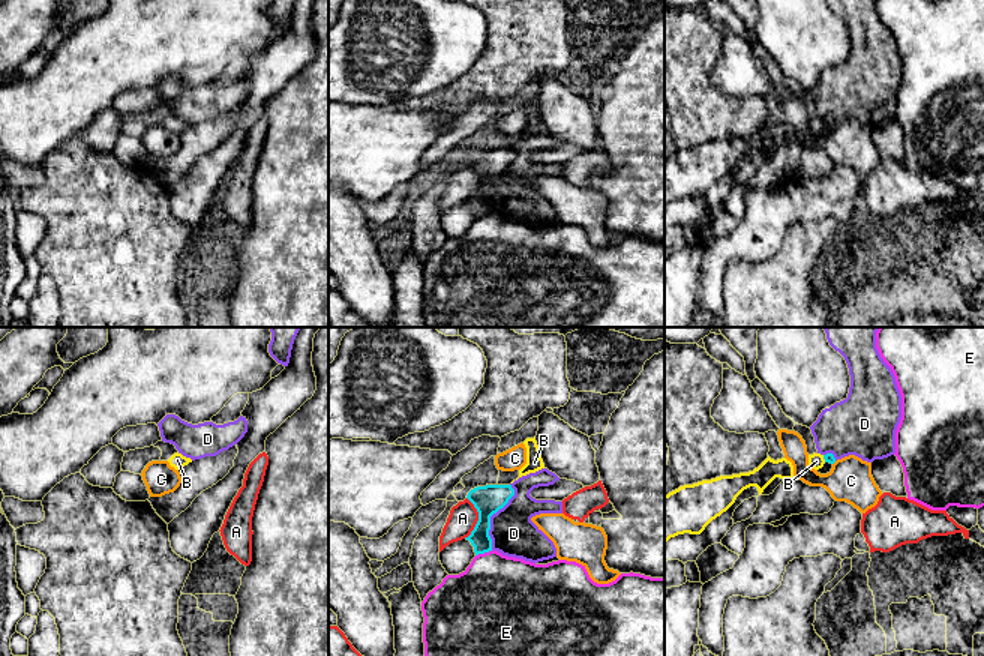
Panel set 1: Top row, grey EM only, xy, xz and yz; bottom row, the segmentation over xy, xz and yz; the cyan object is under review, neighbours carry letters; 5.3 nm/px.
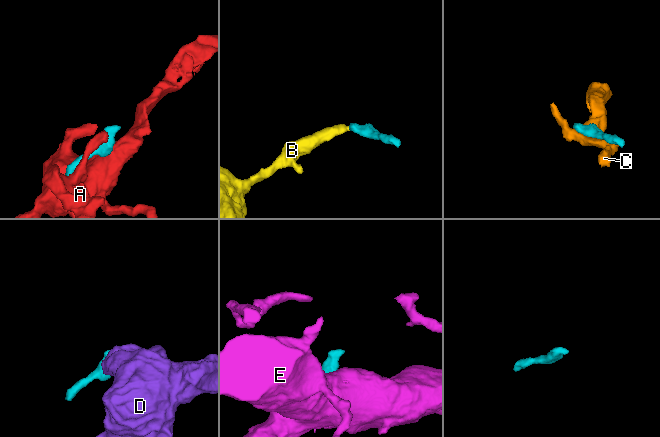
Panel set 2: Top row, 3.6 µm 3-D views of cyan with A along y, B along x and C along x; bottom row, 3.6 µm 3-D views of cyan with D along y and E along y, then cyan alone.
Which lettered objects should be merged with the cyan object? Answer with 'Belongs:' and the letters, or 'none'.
Belongs: B

